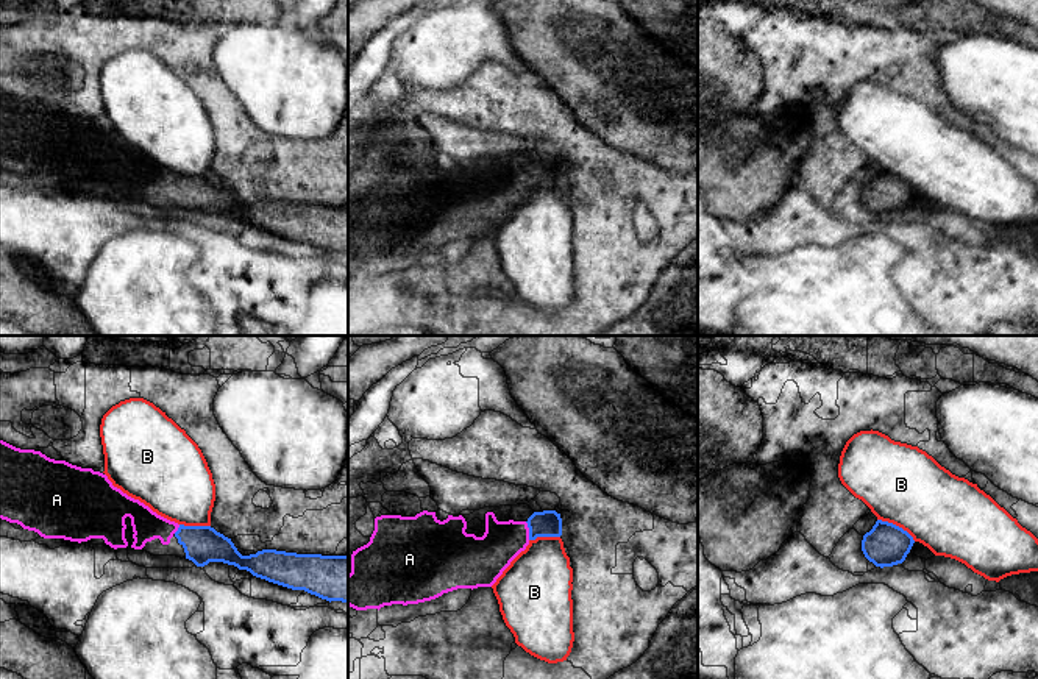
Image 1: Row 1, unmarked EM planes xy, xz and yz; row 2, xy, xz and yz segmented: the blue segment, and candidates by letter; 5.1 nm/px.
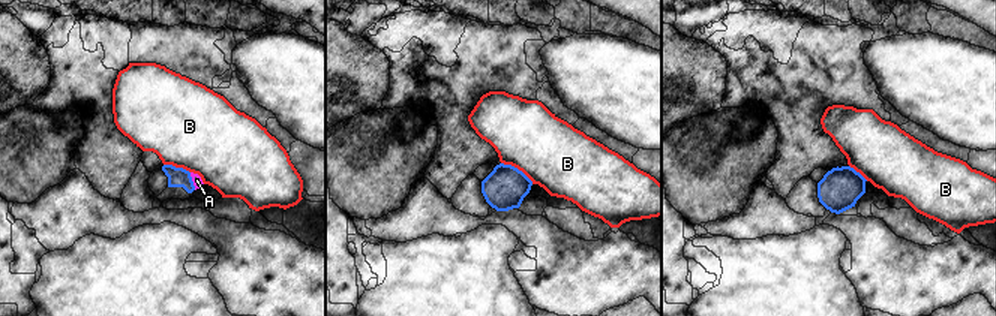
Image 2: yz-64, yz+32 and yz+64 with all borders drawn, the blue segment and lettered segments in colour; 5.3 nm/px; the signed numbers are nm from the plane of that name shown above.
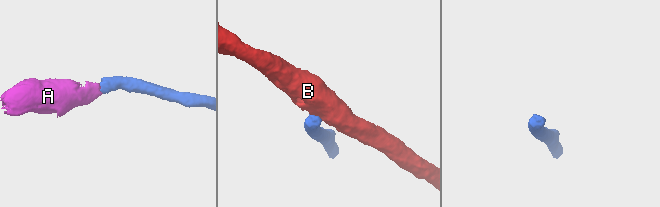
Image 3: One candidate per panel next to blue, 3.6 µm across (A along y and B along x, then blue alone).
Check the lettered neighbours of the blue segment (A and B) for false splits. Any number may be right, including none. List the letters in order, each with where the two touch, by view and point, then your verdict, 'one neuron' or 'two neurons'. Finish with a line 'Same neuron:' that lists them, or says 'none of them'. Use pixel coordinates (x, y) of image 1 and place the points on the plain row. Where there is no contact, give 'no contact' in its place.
A: contact xz (529, 181); one neuron
B: contact yz (895, 175); two neurons
Same neuron: A

